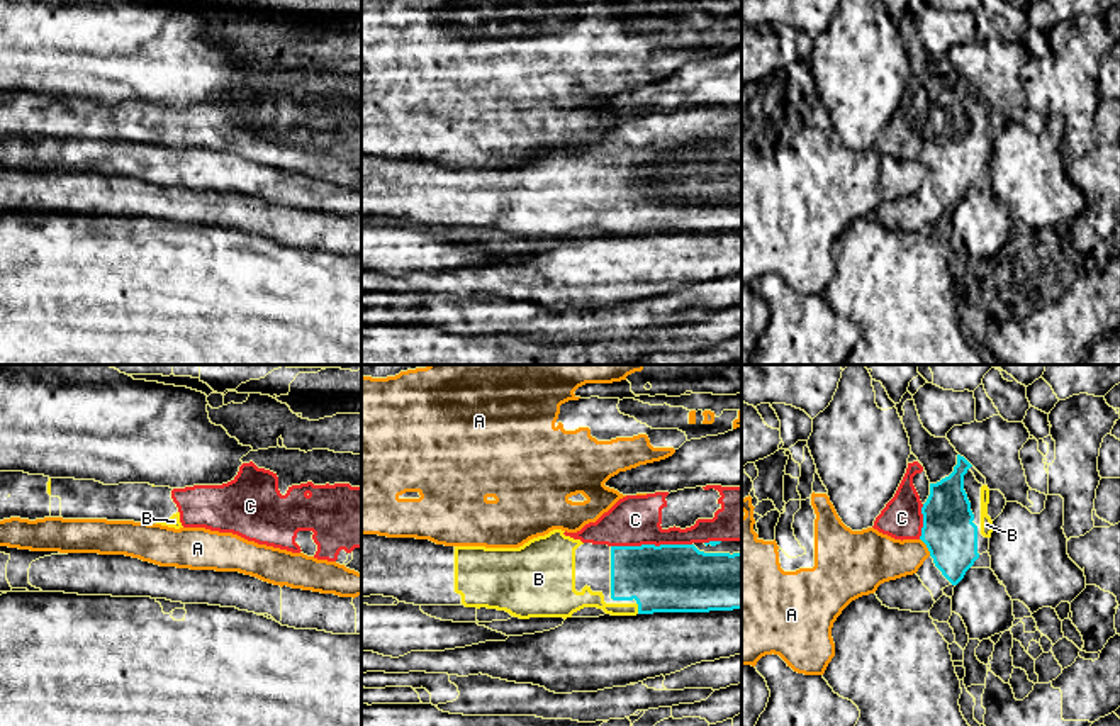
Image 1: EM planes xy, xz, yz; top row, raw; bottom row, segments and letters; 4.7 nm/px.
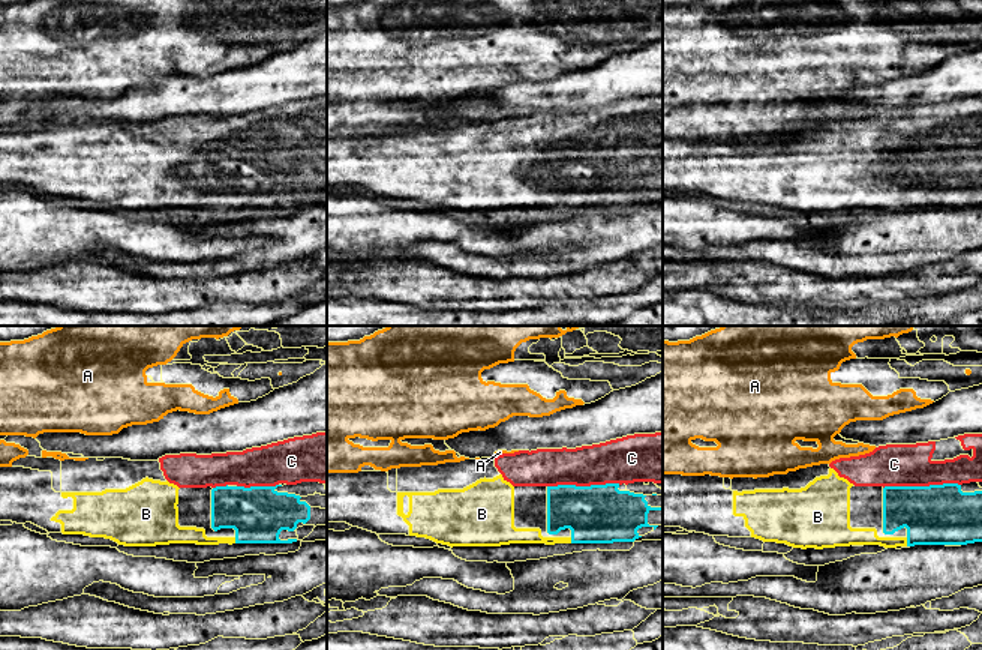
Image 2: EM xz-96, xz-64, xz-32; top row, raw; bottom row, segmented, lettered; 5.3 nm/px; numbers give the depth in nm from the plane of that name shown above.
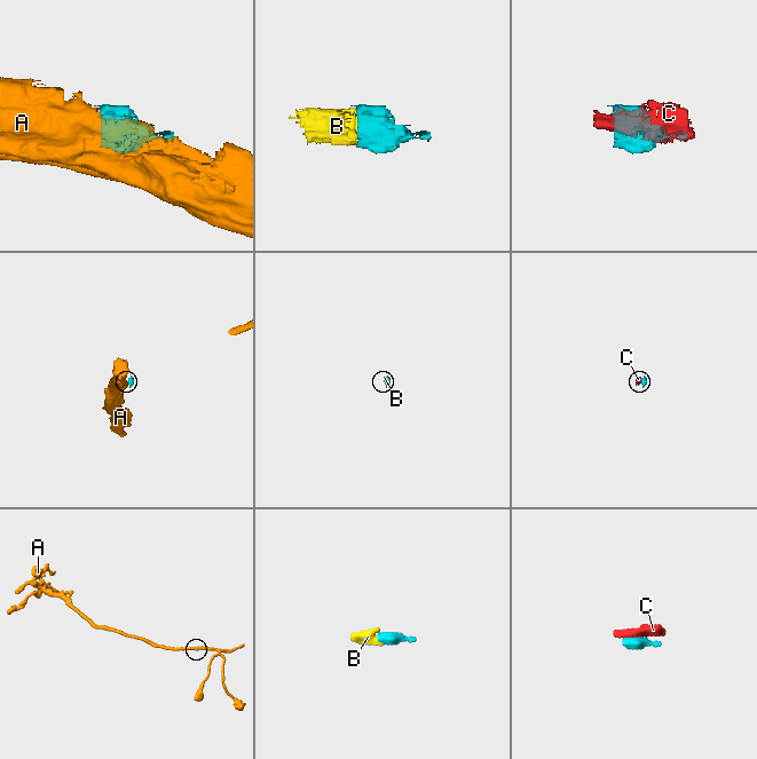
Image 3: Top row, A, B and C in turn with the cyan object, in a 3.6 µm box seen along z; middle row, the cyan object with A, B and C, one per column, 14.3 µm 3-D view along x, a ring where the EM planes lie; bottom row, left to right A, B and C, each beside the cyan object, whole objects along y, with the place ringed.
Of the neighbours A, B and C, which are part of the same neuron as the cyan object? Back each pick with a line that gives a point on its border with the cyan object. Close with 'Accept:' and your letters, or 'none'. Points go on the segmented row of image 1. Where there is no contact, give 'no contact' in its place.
B: xz (638, 608)
C: xz (650, 545)
Accept: B, C

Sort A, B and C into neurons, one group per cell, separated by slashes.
A / B C

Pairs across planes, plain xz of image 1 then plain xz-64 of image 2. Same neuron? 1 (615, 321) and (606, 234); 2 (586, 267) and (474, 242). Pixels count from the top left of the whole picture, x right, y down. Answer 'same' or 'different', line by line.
1: different
2: different

